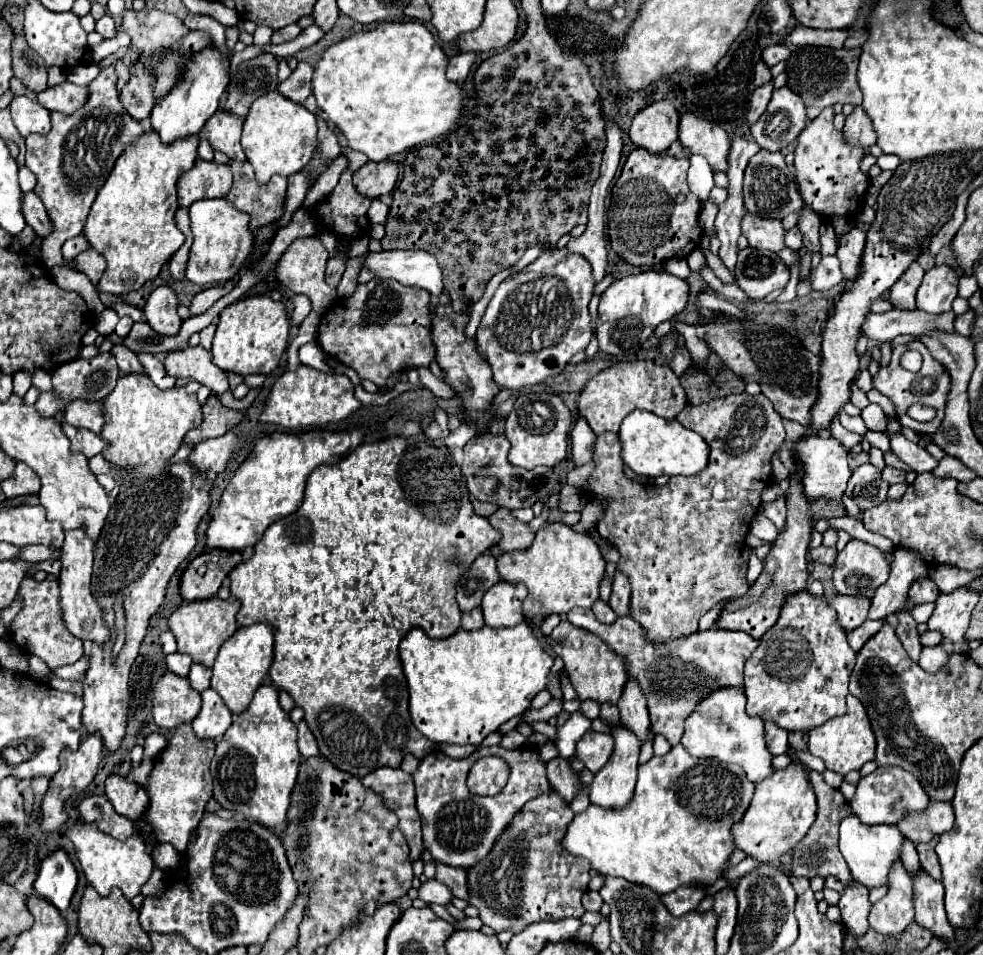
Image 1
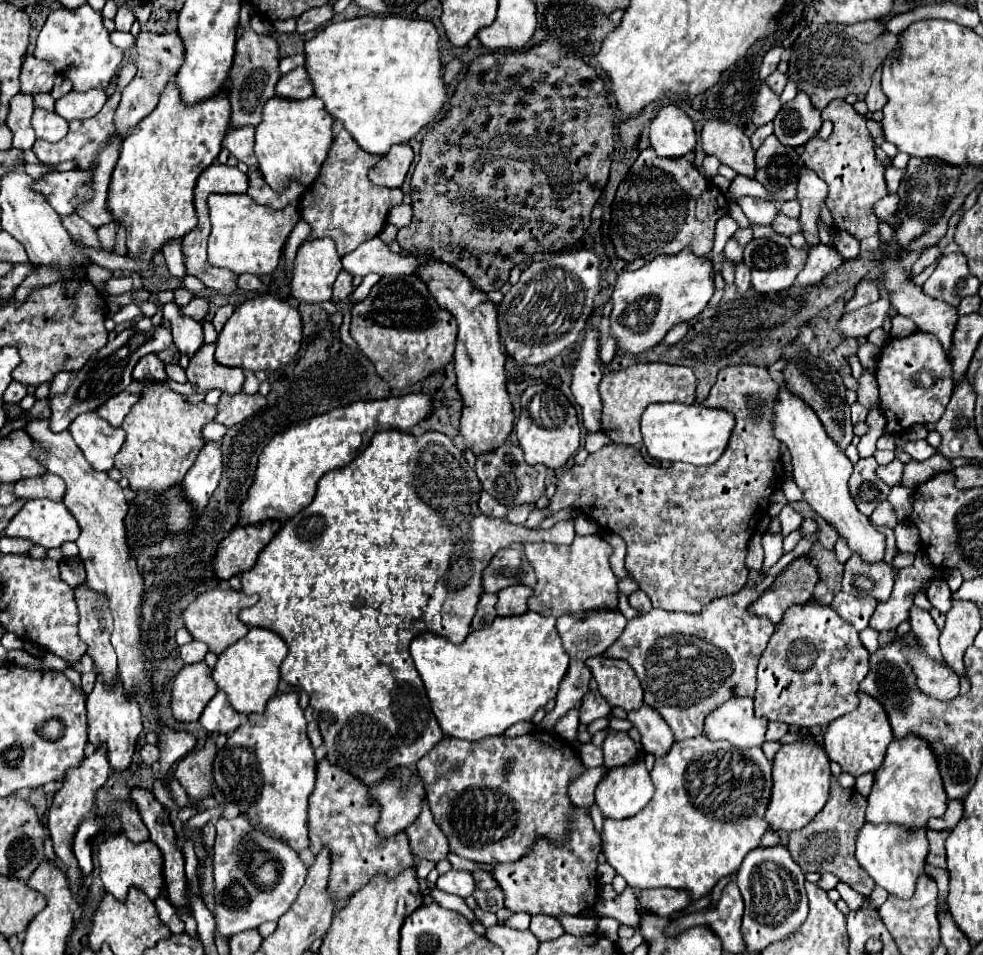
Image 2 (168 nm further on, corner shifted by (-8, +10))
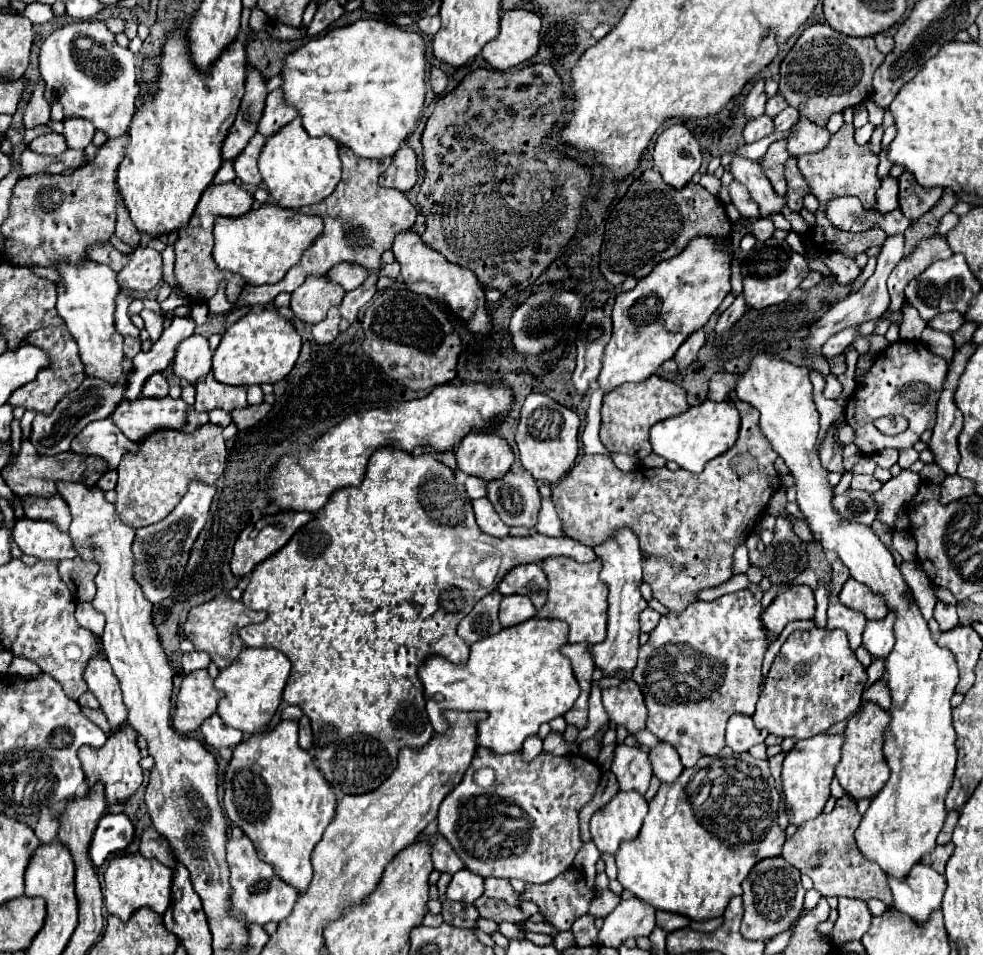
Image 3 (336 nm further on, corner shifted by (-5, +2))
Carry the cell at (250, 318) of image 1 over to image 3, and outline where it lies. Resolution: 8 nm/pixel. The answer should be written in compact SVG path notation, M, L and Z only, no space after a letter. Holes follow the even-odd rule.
M270 308L254 310L242 316L236 324L232 324L226 330L220 346L214 352L212 372L218 382L230 386L250 386L266 382L274 384L294 368L300 348L302 348L300 334L296 332L288 318Z

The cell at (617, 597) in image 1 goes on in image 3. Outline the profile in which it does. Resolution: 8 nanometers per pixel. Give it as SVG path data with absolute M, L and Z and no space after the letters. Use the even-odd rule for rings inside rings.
M646 608L642 614L640 614L640 624L642 624L642 632L652 632L656 628L660 620L660 614L652 608Z

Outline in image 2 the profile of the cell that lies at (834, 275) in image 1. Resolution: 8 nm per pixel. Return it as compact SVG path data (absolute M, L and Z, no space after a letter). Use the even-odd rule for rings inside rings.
M817 244L809 248L809 258L805 268L799 272L797 282L799 286L811 286L821 282L825 276L829 276L831 272L835 272L841 264L845 262L845 258L833 248L833 246L825 246L825 244Z

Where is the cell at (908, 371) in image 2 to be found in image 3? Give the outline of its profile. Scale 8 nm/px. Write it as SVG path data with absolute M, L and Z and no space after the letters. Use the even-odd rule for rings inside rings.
M894 342L882 354L878 354L866 376L856 376L858 388L844 410L846 424L854 430L854 444L858 446L858 450L864 456L872 456L874 452L880 452L884 448L902 450L914 446L920 440L922 432L934 428L936 424L936 402L940 398L946 372L946 360L932 354L922 342ZM896 414L908 418L908 430L898 436L880 434L874 426L874 420L880 416Z

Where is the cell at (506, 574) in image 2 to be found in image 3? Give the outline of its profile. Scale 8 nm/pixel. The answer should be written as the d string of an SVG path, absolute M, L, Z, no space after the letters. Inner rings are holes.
M522 564L518 568L512 568L512 572L504 576L504 580L498 584L498 592L502 592L504 596L524 594L534 602L536 610L540 610L546 604L548 578L538 564Z

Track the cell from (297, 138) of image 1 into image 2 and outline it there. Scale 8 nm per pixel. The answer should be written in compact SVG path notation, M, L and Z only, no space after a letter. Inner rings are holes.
M273 96L267 100L263 120L255 128L255 154L259 158L259 170L265 182L275 188L275 192L281 192L289 178L299 178L299 182L305 186L317 178L333 142L331 124L333 118L323 112L323 102L317 96L307 100Z

